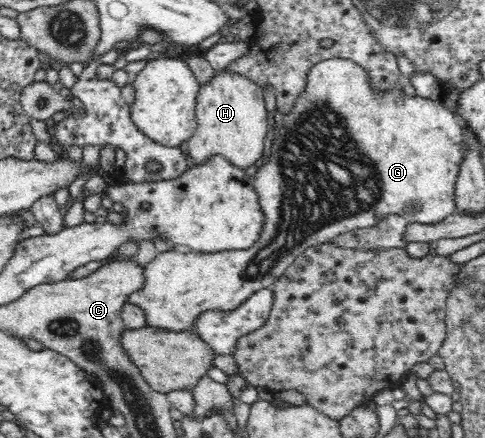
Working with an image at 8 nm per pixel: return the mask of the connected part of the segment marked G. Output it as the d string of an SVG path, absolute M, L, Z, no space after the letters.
M328 59L315 64L308 73L305 91L296 99L293 109L283 116L282 128L276 132L271 145L271 156L267 164L251 172L253 175L253 185L260 200L260 207L266 217L266 224L262 230L262 236L258 244L248 250L222 251L215 253L196 253L189 250L179 249L172 252L158 253L156 258L144 267L146 273L145 285L139 291L133 292L129 296L128 302L138 305L144 311L146 317L146 328L162 330L163 332L196 332L195 322L201 314L208 311L222 311L224 313L236 310L242 303L250 298L260 289L271 288L273 283L285 274L285 271L294 263L308 247L320 245L336 239L342 234L358 229L374 228L376 224L390 214L402 216L407 223L419 223L432 225L445 220L448 216L455 214L456 200L455 188L458 182L459 172L462 161L465 159L467 151L467 139L463 133L463 123L457 118L456 114L446 108L439 101L403 95L403 91L398 89L391 90L385 95L378 95L372 91L368 83L368 73L360 65L350 61L350 59Z

